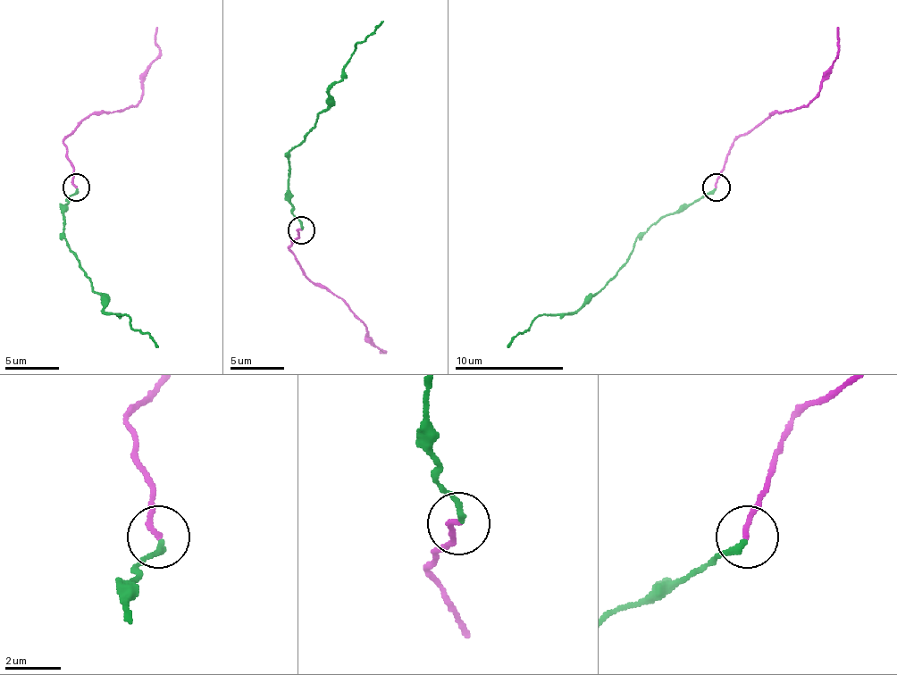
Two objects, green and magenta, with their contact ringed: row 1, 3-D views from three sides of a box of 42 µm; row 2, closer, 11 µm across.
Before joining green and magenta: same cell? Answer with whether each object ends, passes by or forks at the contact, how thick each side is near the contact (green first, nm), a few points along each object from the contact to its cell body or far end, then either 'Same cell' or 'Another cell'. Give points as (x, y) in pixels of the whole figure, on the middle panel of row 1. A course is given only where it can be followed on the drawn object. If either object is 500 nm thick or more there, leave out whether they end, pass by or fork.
At the ring green ends. At the ring magenta ends. Thickness 220 nm (green) against 190 nm. Course of green: (302, 229), (290, 204), (288, 154), (315, 123), (350, 53), (383, 20). Course of magenta: (302, 229), (288, 248), (315, 283), (345, 303), (366, 327), (366, 335), (383, 351). Same cell

